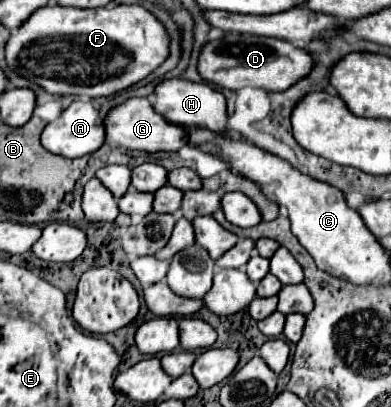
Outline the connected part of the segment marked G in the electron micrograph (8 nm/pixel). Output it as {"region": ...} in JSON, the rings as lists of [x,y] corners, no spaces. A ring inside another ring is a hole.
{"region":[[[131,98],[125,104],[113,108],[105,118],[107,128],[107,144],[119,144],[129,150],[143,150],[143,152],[175,152],[187,146],[187,128],[175,126],[159,114],[149,98]]]}

